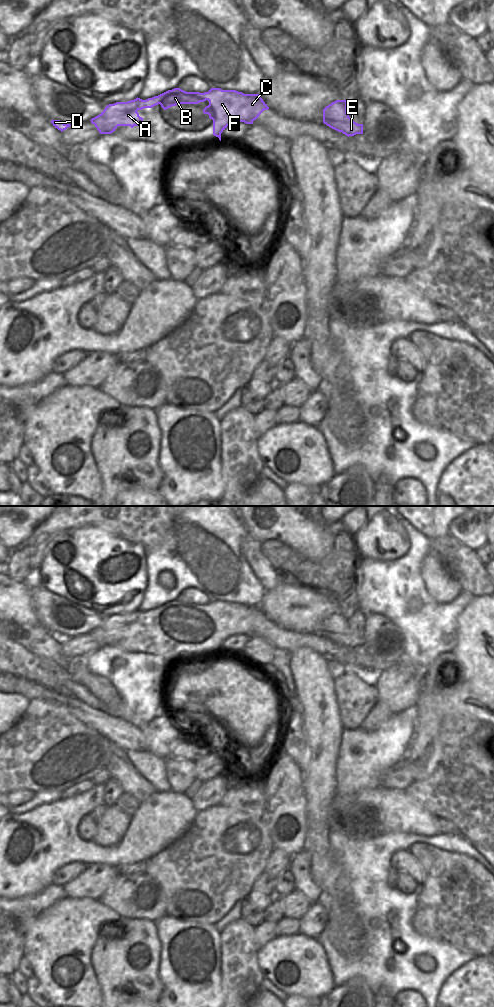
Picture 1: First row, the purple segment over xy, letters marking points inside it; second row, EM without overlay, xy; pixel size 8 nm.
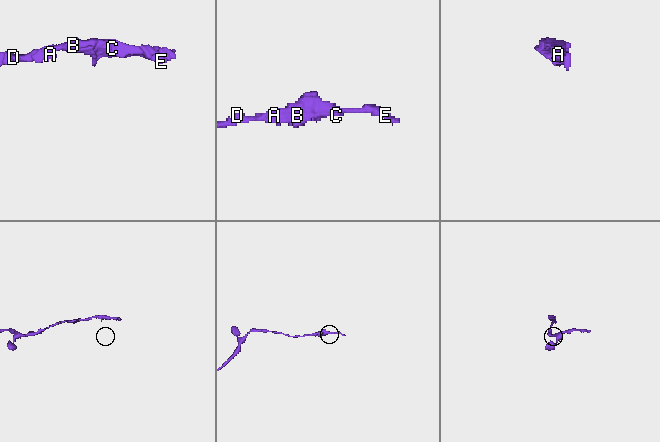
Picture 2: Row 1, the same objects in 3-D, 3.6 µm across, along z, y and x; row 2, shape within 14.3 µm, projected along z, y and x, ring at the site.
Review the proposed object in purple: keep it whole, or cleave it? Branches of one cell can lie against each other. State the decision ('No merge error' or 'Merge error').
No merge error.

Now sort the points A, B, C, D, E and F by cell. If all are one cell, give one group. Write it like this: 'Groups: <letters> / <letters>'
Groups: A B C D E F.

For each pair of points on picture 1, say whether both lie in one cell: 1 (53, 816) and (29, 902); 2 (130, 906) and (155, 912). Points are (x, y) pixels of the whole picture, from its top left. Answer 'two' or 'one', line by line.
1: two
2: one

